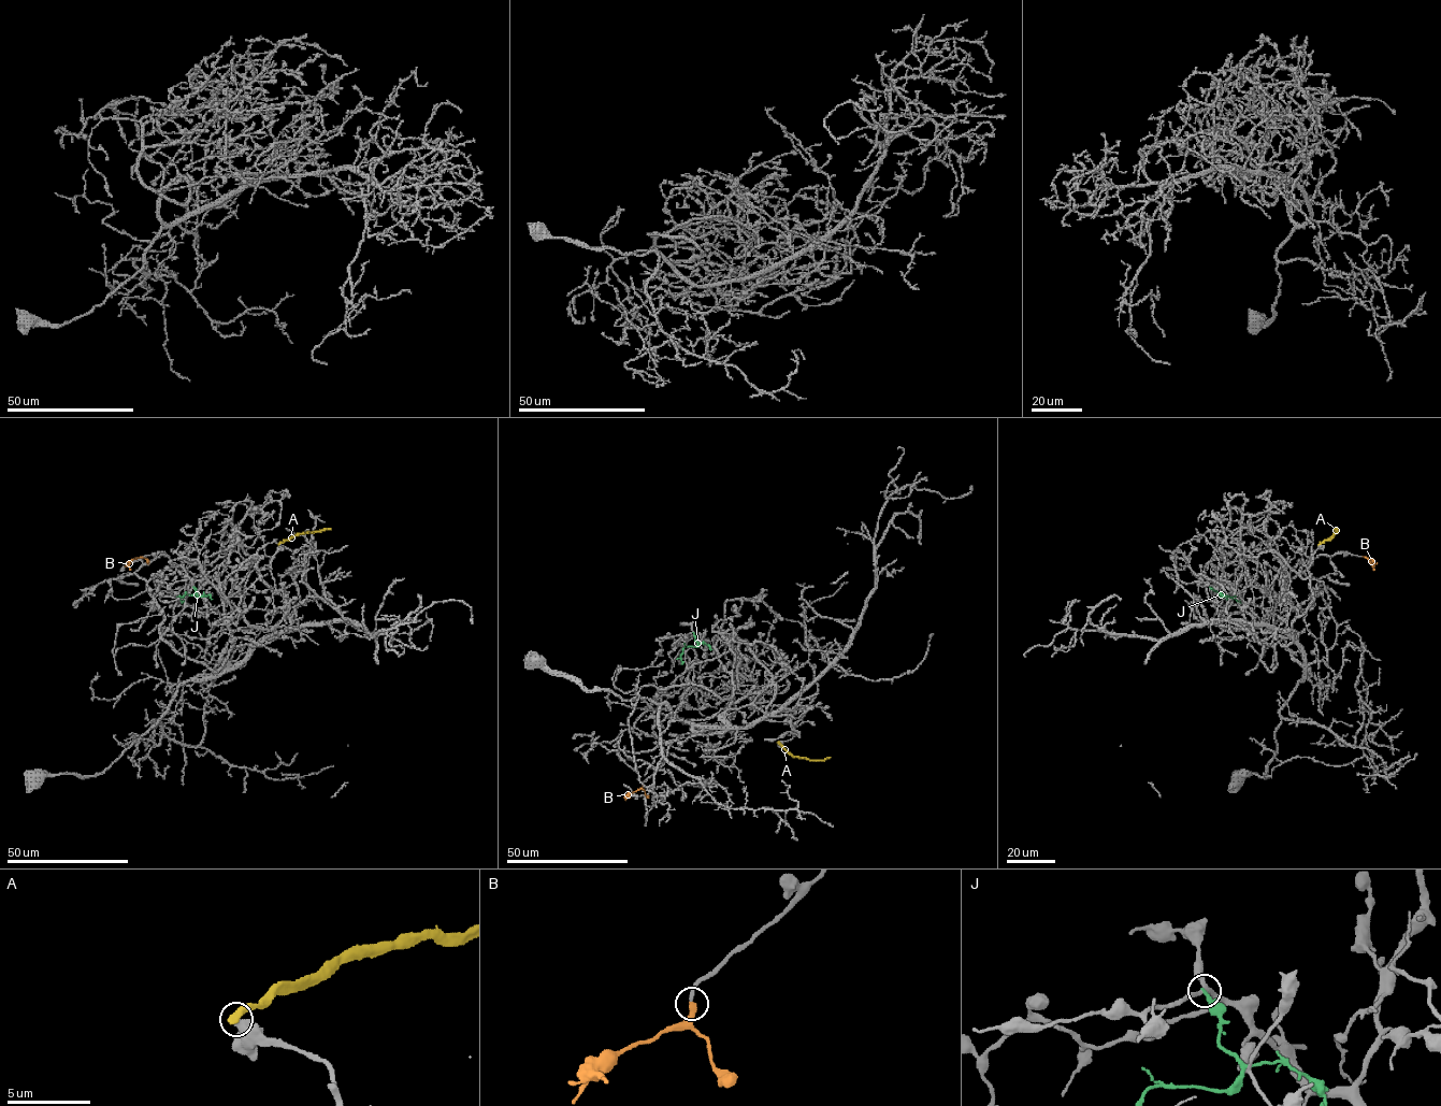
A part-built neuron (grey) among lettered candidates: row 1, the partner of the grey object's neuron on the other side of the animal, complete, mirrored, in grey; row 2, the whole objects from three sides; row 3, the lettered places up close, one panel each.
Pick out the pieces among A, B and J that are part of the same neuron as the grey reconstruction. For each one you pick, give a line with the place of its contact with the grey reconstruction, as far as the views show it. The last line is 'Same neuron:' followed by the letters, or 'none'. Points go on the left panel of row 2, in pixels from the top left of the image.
B: Touches grey at (142, 557)
Same neuron: B

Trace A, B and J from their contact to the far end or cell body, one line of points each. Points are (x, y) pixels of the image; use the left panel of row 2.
A: (278, 544), (293, 535), (330, 529)
B: (142, 557), (131, 561), (130, 570)
J: (192, 587), (198, 595), (186, 594), (179, 600), (182, 602)

